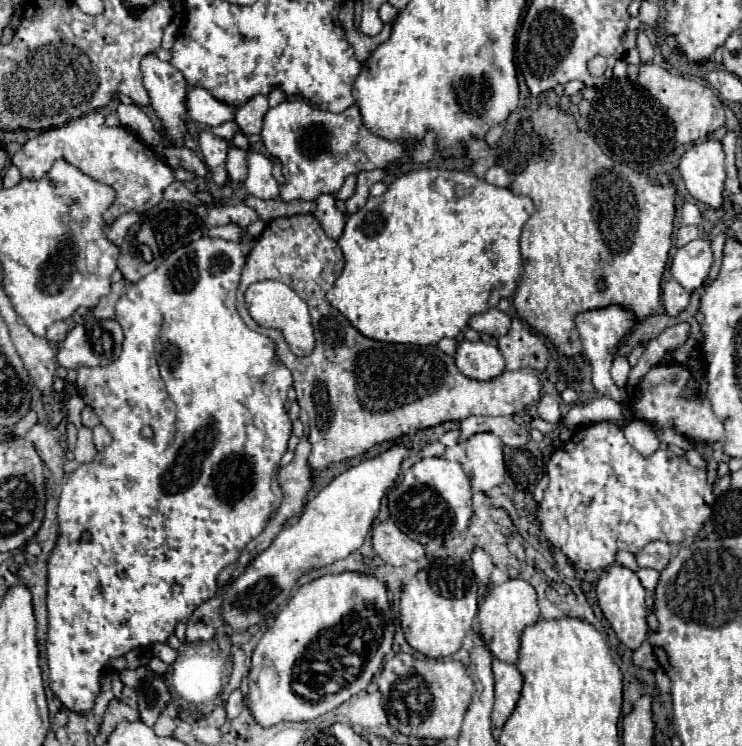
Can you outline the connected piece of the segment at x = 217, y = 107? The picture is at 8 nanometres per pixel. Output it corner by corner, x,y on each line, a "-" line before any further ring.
192,87
188,91
188,115
192,121
204,125
204,127
214,127
226,121
234,119
234,109
210,95
210,91
202,87

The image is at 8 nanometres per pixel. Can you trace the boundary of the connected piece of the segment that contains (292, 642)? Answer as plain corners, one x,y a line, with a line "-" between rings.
340,573
324,575
308,585
302,585
294,597
276,615
274,625
262,635
252,653
252,669
248,673
248,709
254,721
262,727
272,727
282,721
316,719
352,695
364,691
380,669
386,653
392,649
394,617
388,603
386,587
374,575

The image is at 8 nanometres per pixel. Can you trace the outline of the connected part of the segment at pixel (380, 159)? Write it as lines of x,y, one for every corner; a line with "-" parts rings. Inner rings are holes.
282,101
278,107
266,113
260,137
268,153
280,159
284,177
288,171
288,181
280,187
280,199
284,201
312,201
322,193
338,193
344,179
352,173
356,175
360,171
388,169
392,165
404,165
412,161
412,143
408,139
386,141
368,131
356,105
342,113
330,113
304,101
-
350,151
364,151
366,163
348,161

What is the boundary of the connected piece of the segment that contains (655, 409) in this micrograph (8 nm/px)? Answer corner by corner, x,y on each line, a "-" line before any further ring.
656,365
648,371
640,385
640,393
632,395
632,409
638,419
644,419
648,423
658,423
658,425
670,425
678,433
688,435
692,439
704,441
704,443
714,443
720,441
724,435
724,425
716,419
712,413
712,407
706,401
700,401
698,397
688,401
682,397
682,391
686,387
686,381
690,379
690,373
682,365

